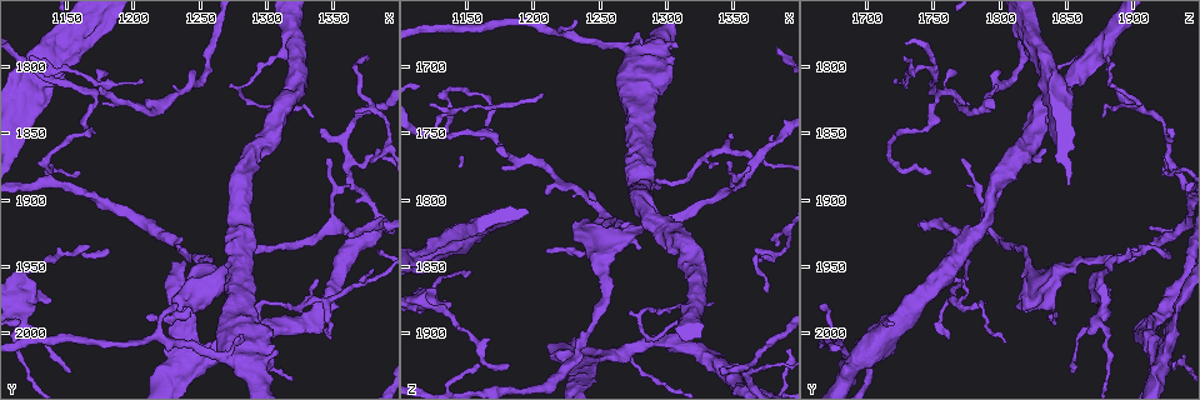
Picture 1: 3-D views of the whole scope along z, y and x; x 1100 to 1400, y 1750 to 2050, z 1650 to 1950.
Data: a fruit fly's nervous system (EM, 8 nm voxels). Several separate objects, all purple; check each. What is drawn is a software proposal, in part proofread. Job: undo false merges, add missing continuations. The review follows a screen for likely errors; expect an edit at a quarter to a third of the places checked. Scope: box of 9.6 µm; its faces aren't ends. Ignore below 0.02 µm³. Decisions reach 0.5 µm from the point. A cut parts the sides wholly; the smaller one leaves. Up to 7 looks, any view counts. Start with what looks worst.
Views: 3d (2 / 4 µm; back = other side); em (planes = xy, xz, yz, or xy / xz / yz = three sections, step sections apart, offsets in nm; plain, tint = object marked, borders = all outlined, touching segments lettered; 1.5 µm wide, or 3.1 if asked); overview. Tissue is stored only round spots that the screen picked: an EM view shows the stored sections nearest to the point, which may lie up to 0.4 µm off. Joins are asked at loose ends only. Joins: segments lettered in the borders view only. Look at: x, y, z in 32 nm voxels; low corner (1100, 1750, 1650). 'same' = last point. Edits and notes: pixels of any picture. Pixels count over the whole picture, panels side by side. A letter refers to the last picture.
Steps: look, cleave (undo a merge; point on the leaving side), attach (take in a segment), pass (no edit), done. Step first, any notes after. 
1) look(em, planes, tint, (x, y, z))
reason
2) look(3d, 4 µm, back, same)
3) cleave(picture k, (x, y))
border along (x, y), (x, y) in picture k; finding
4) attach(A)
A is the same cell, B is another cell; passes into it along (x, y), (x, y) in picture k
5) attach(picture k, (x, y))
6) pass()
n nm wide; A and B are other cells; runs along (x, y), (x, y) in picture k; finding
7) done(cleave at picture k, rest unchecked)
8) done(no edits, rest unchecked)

look(3d, 4 µm, (1338, 1958, 1774))
free end

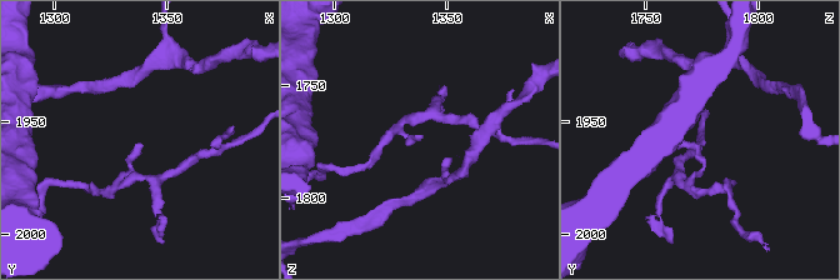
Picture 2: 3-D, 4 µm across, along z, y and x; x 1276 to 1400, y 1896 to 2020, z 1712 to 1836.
look(em, planes, borders, (1339, 1959, 1772))
need the tissue

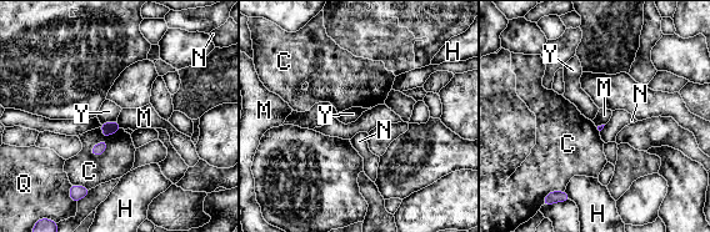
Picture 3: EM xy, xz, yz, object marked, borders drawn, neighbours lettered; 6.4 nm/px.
pass()
C, H, M, N, Q and Y are other cells; border along (116, 120), (100, 124) in picture 3; no lettered segment goes on from it

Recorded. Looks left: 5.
look(3d, 2 µm, (1264, 2020, 1686))
calibre changes

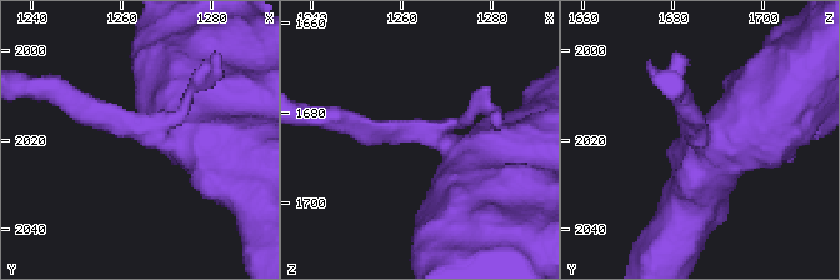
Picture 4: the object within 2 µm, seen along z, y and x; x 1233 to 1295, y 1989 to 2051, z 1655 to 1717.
look(em, planes, tint, (1263, 2018, 1684))

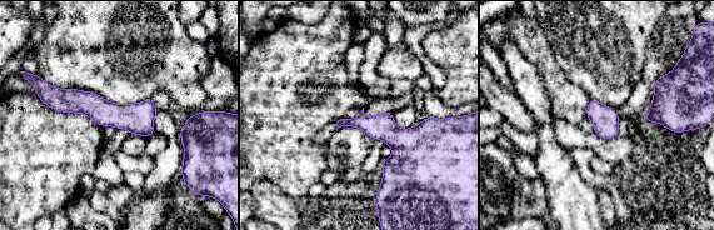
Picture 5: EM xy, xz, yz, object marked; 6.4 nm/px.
look(em, planes, borders, same)

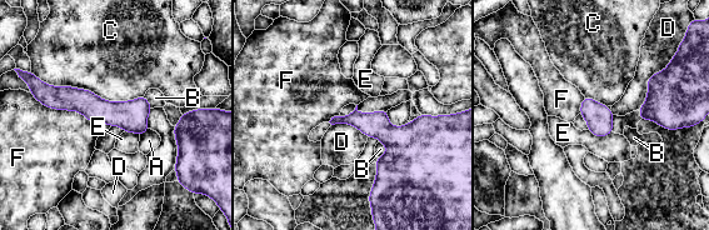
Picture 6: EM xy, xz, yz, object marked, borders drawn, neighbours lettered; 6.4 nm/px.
pass()
A, B, C, D, E and F are other cells; runs along (43, 91), (130, 115), (145, 126) in picture 6; continuous, no second neuron

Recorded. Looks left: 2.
look(3d, 2 µm, (1134, 1880, 1750))
end of a long branch

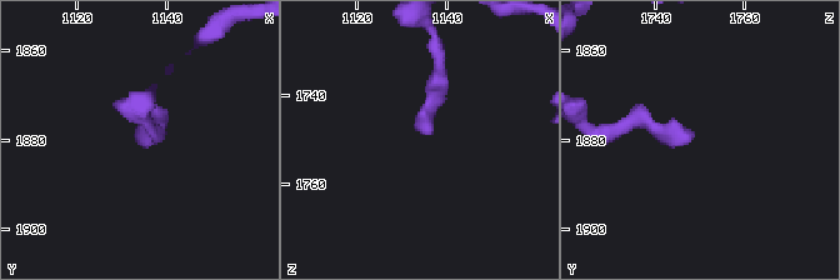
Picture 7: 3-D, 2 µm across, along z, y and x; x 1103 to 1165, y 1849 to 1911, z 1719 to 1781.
look(em, planes, borders, (1134, 1880, 1748))

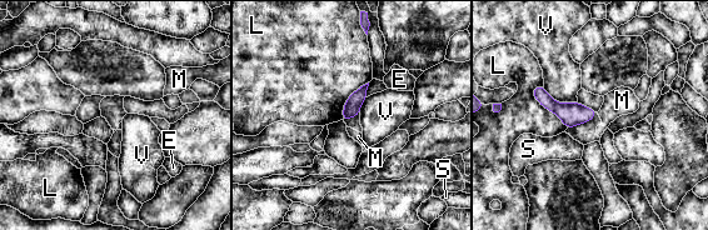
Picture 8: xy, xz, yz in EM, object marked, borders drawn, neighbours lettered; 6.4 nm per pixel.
pass()
E, L, M, S and V are other cells; none of them fits

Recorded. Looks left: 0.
done(no edits, rest unchecked)

